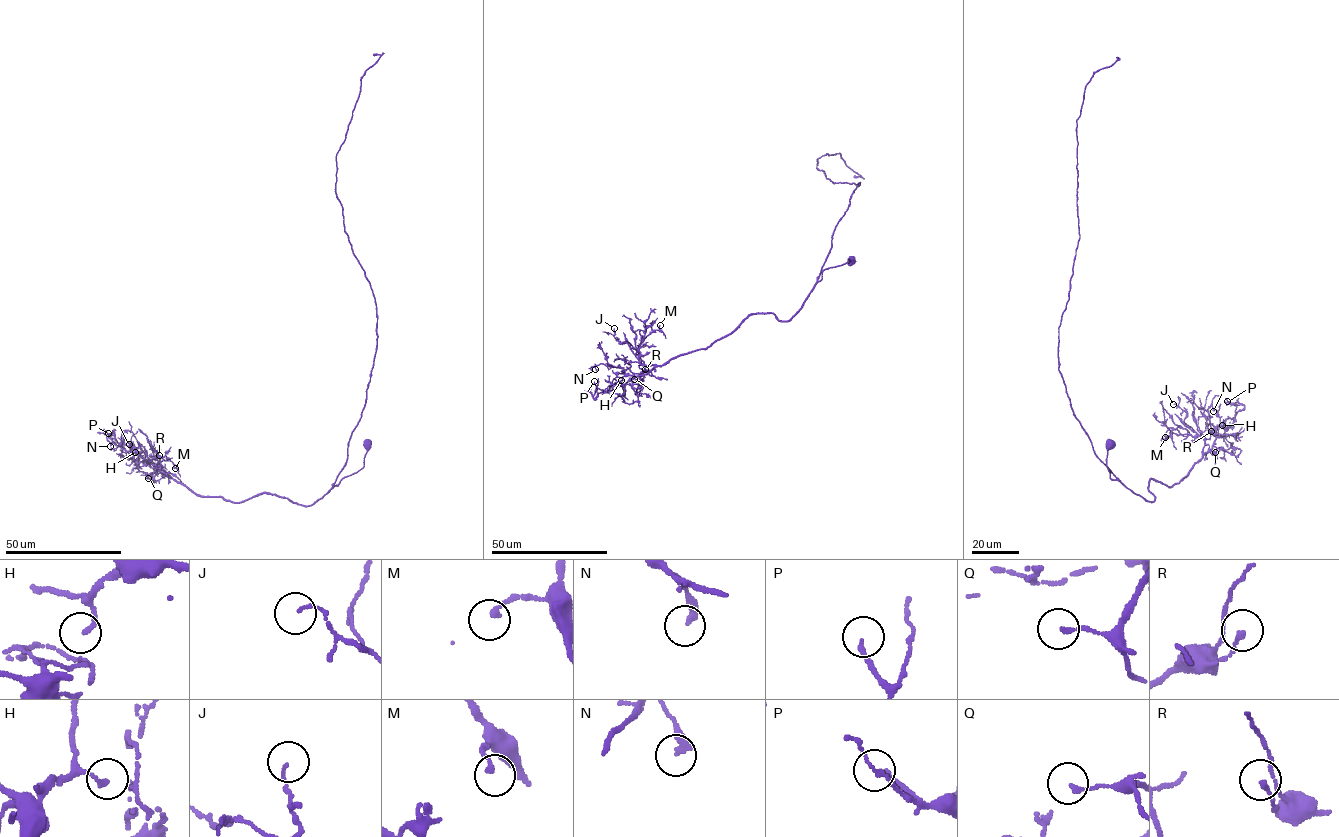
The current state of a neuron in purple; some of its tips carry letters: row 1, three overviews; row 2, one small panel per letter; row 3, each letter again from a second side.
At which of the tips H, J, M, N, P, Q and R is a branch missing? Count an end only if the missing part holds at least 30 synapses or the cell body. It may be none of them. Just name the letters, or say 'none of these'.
none of these

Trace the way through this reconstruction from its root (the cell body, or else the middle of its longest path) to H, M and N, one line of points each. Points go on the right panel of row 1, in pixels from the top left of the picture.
H: (1110, 444), (1110, 477), (1151, 501), (1150, 479), (1168, 487), (1179, 483), (1212, 448), (1217, 427), (1222, 425)
M: (1110, 444), (1110, 477), (1151, 501), (1150, 479), (1170, 487), (1202, 456), (1203, 437), (1176, 429), (1165, 437)
N: (1110, 444), (1110, 477), (1153, 501), (1150, 479), (1177, 483), (1212, 447), (1215, 428), (1207, 409), (1213, 411)

